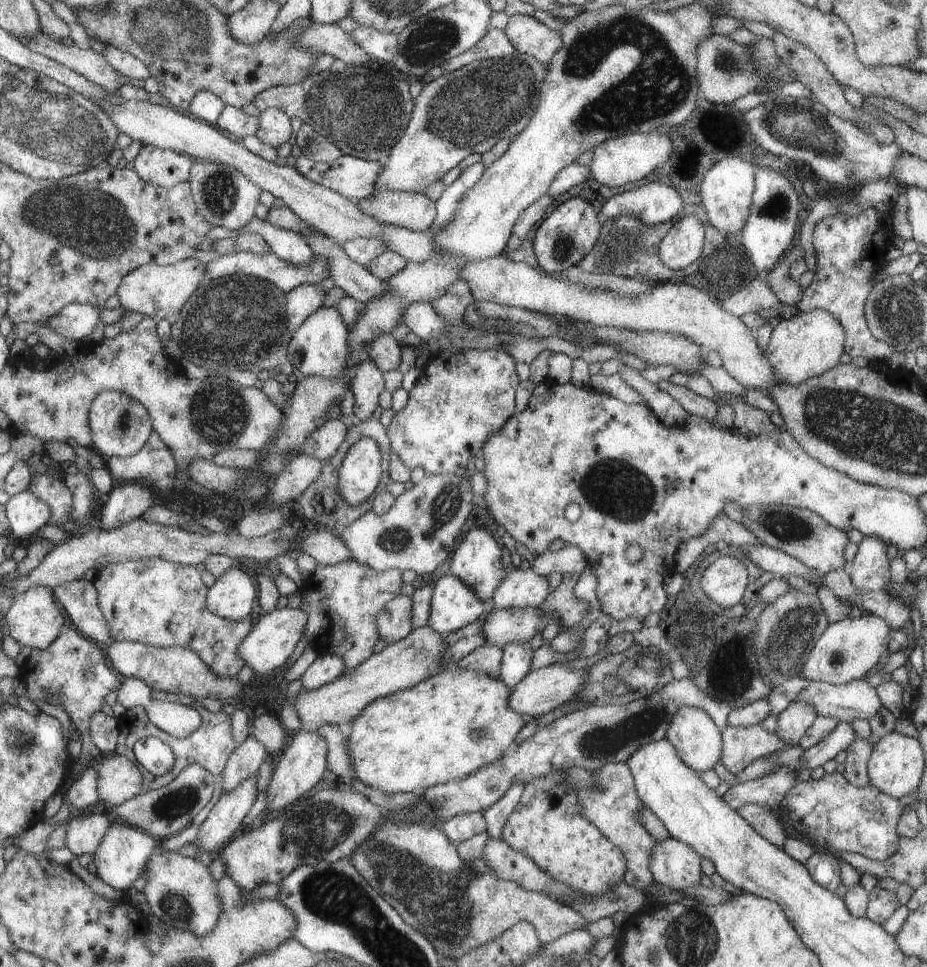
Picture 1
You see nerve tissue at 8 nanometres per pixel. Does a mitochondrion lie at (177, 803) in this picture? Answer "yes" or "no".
yes

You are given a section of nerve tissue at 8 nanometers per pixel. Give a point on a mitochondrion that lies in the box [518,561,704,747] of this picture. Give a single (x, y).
(646, 671)

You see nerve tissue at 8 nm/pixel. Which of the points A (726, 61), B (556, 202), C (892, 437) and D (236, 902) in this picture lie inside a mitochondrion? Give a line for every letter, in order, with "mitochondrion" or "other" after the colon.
A: mitochondrion
B: other
C: mitochondrion
D: other

